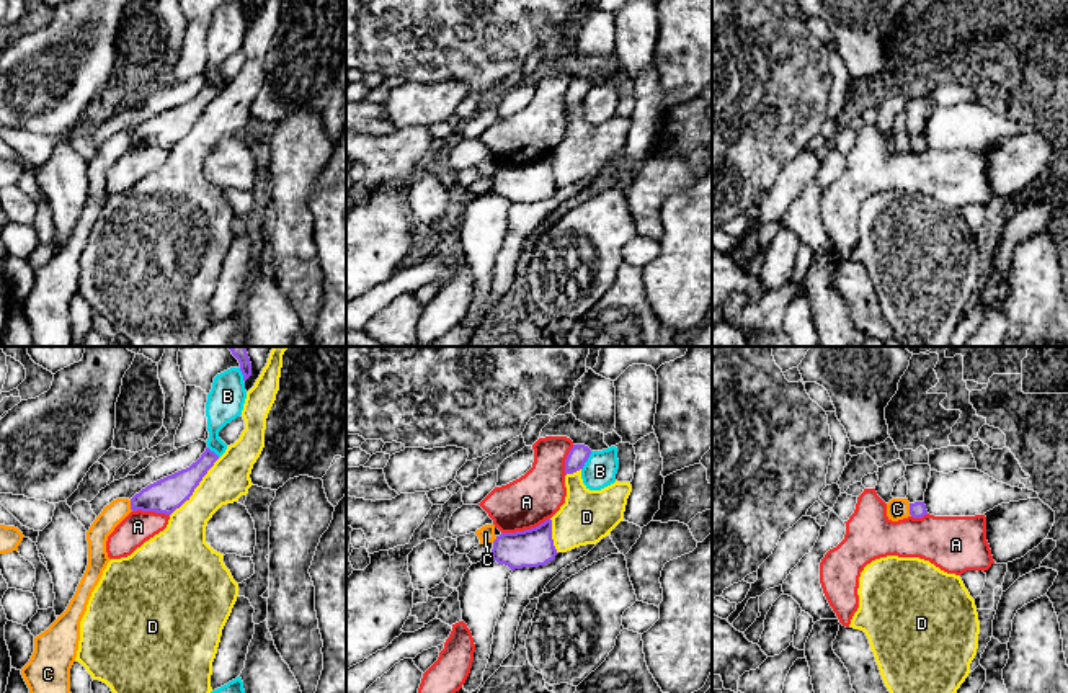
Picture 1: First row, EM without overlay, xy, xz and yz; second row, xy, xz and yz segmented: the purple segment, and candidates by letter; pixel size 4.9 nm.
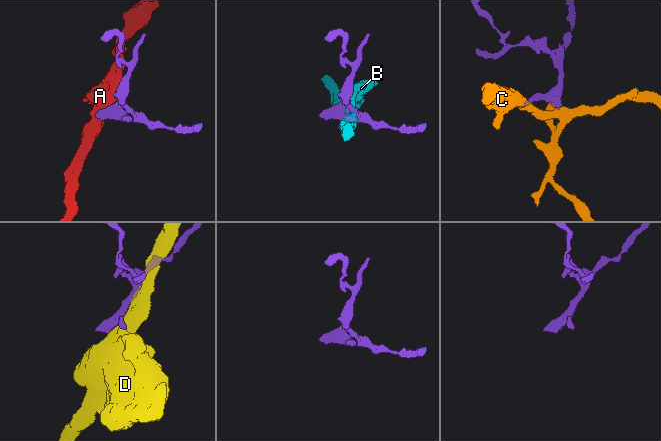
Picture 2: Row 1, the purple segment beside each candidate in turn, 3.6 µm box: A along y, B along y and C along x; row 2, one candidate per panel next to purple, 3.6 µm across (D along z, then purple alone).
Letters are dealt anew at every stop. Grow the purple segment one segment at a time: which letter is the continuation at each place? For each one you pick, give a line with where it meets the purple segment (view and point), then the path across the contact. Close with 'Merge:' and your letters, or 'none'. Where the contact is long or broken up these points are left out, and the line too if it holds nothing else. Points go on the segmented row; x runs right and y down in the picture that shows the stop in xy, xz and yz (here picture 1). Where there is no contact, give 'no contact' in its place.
Merge: none

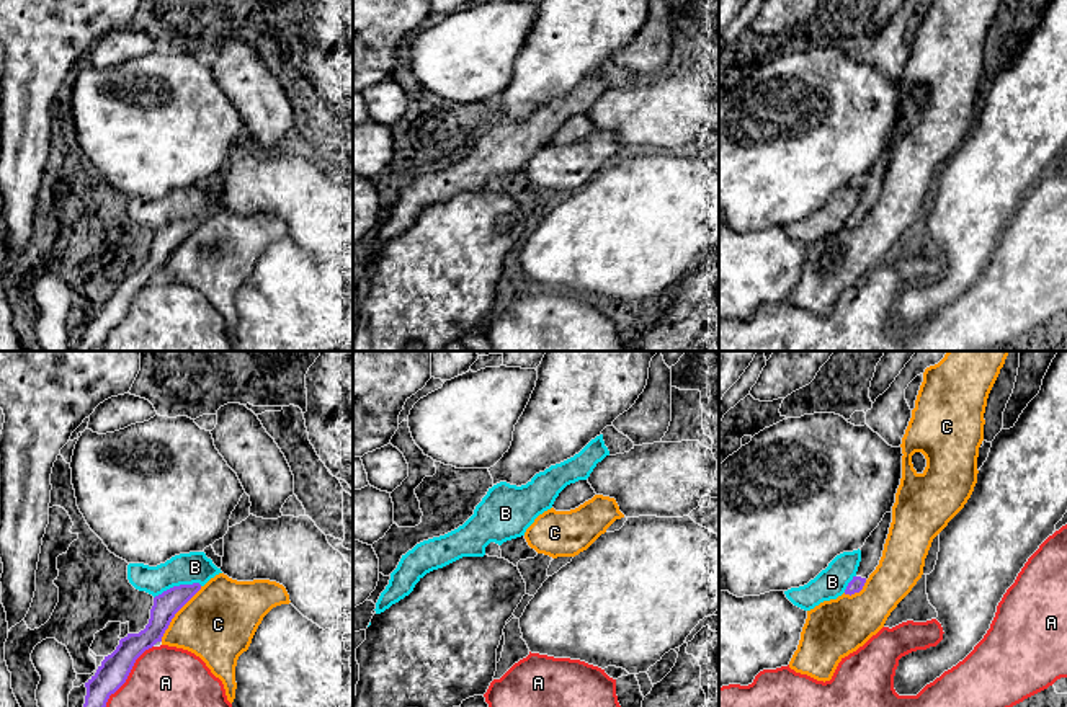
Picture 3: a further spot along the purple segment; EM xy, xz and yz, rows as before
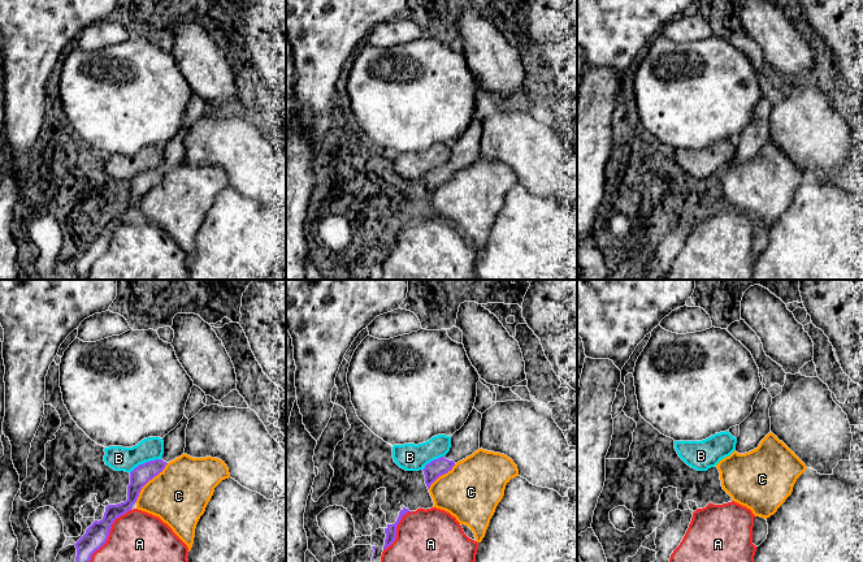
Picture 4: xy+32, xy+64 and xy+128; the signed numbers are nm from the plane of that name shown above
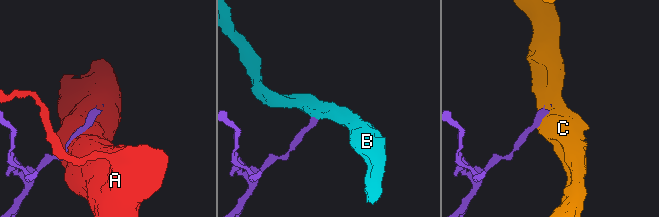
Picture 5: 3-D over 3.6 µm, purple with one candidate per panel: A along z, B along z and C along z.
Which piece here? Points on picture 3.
Merge: none

